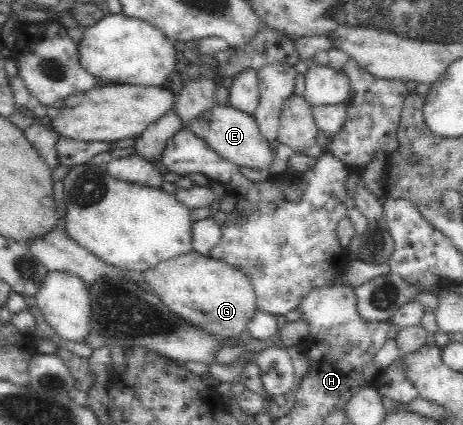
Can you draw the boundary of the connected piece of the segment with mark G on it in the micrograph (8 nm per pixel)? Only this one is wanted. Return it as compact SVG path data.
M197 251L160 262L156 267L140 272L139 275L149 285L150 290L171 309L171 312L195 326L201 326L203 330L219 338L227 339L246 330L247 323L258 309L252 282L239 269L225 265L223 261L217 261L208 255L199 254Z

